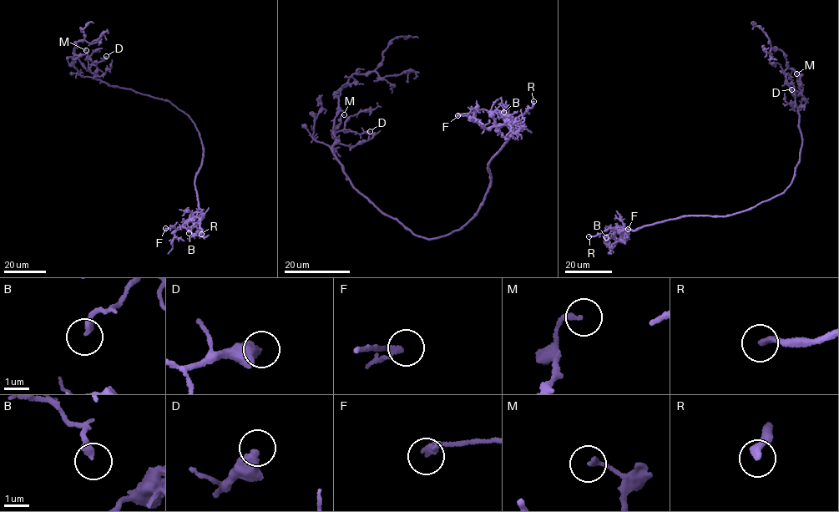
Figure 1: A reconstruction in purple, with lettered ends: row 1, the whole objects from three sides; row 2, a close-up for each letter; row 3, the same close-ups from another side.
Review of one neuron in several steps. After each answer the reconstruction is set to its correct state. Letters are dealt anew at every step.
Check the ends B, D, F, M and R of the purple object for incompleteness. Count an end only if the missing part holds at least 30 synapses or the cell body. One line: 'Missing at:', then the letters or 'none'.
Missing at: R

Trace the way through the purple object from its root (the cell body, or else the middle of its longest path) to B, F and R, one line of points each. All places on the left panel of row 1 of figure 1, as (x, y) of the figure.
B: (180, 110), (189, 114), (195, 124), (203, 150), (194, 182), (198, 209), (190, 220), (183, 226), (189, 233)
F: (180, 110), (189, 114), (195, 124), (203, 147), (201, 163), (194, 182), (199, 208), (182, 227), (165, 228)
R: (180, 110), (195, 124), (203, 147), (194, 182), (201, 234)

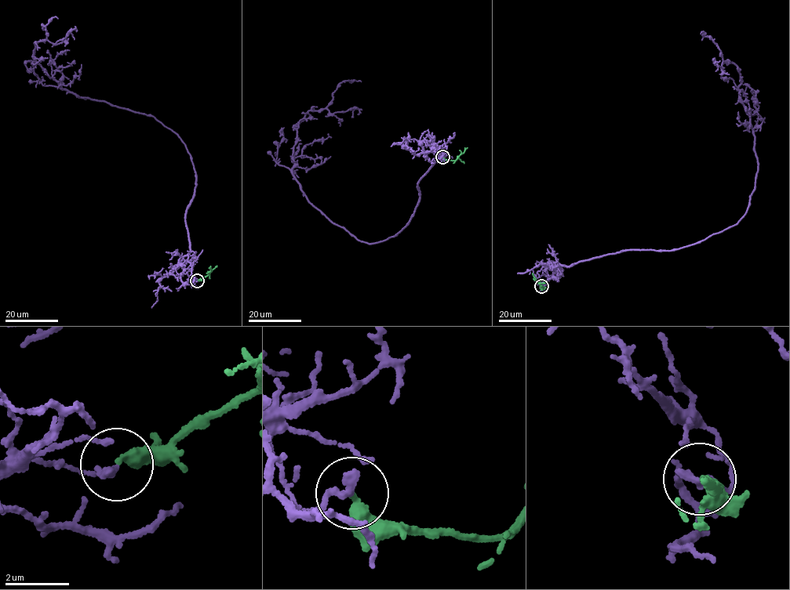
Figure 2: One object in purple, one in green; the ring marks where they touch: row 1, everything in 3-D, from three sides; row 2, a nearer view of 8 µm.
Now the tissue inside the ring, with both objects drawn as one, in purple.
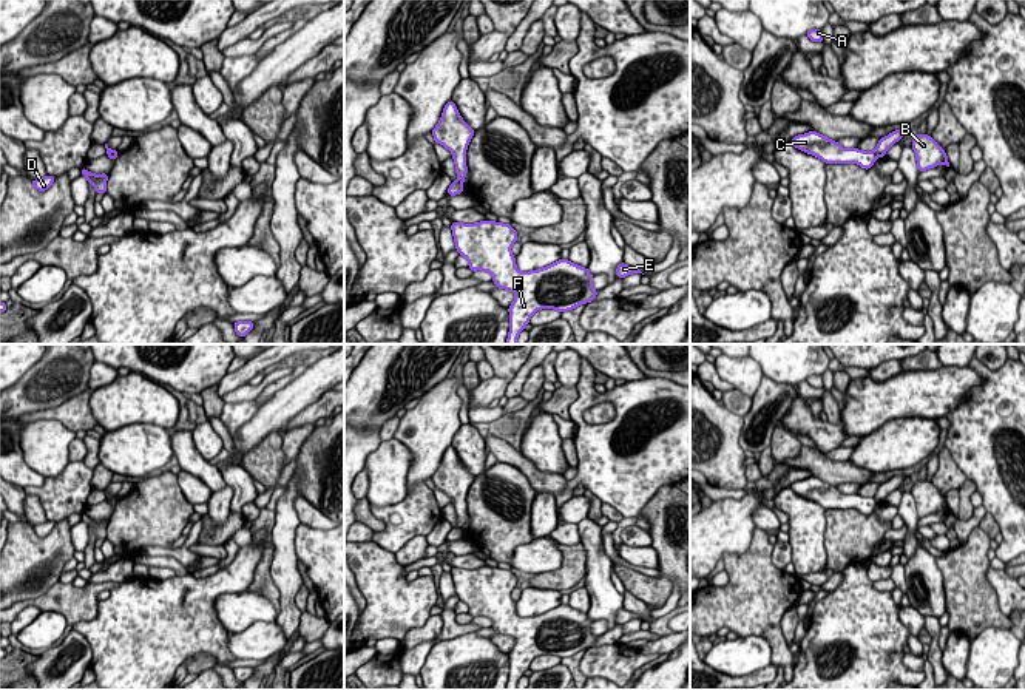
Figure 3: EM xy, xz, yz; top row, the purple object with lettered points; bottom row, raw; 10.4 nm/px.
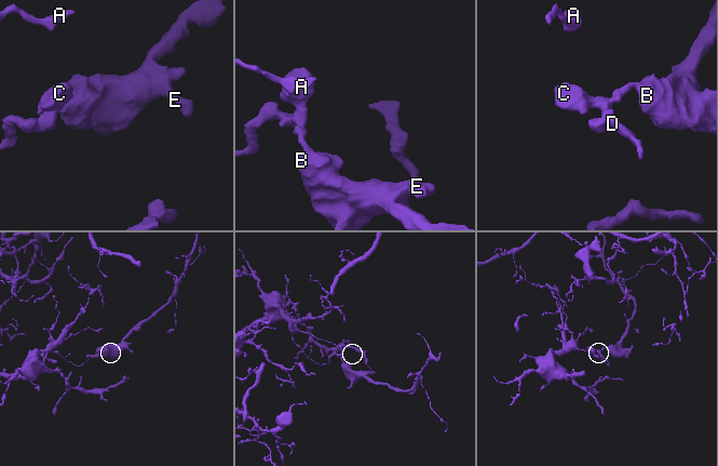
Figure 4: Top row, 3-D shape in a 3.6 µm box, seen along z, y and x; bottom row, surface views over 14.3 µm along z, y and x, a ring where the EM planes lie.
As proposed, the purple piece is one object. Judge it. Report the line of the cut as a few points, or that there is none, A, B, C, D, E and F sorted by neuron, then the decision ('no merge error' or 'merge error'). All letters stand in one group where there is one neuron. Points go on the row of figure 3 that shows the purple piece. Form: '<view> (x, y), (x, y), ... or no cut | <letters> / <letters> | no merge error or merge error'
xz (456, 181), (462, 184) | A C D / B E F | merge error

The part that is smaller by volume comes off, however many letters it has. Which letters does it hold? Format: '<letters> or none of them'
B, E, F

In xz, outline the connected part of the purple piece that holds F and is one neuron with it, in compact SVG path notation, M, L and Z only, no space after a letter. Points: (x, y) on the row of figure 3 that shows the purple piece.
M452 222L451 230L455 249L468 259L468 267L472 272L489 272L497 289L516 295L508 307L509 332L505 344L519 344L517 337L529 324L534 312L540 309L568 312L591 303L599 292L593 289L593 273L570 259L560 258L543 269L520 272L511 253L519 236L511 224Z

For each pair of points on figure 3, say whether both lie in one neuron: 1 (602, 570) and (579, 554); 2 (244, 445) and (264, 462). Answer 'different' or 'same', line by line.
1: different
2: different

